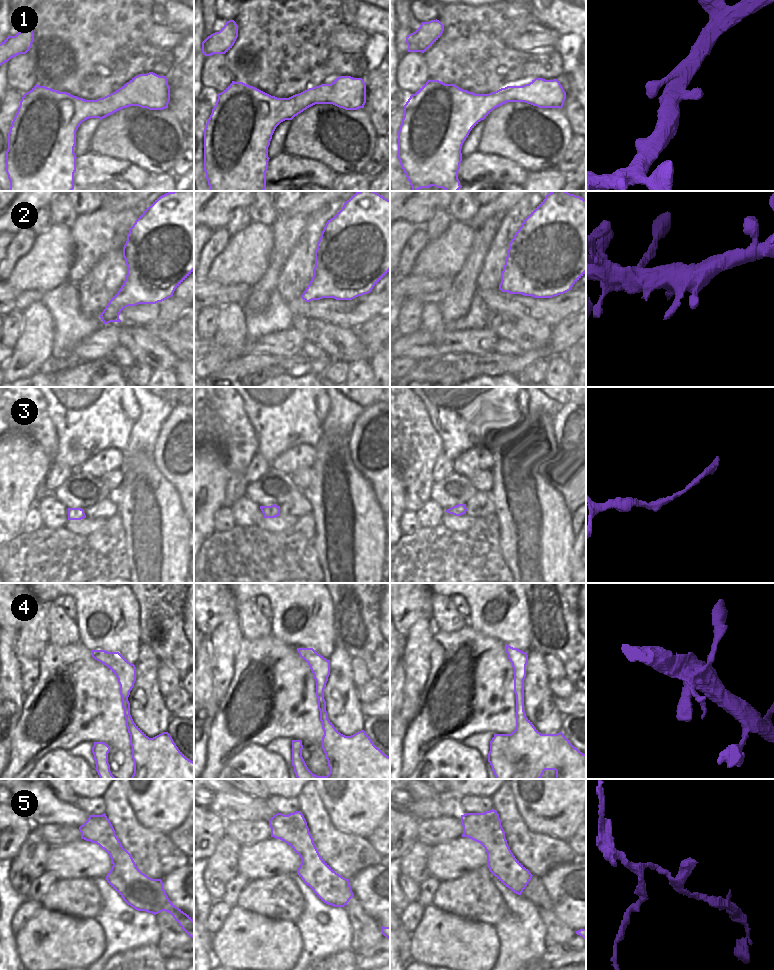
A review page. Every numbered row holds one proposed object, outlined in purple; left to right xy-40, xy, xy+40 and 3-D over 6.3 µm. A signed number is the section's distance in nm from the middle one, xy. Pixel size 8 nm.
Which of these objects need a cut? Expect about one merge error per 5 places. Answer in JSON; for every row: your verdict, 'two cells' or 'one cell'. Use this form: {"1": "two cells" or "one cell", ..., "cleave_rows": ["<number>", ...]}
{"1": "one cell", "2": "one cell", "3": "one cell", "4": "one cell", "5": "one cell", "cleave_rows": []}

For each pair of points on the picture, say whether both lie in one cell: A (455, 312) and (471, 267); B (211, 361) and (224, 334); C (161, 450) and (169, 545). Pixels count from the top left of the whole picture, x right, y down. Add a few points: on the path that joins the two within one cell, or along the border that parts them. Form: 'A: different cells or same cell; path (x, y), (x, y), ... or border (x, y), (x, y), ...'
A: same cell; path (458, 301), (467, 278)
B: same cell; path (218, 354), (220, 352), (220, 345), (224, 341)
C: different cells; border (153, 454), (155, 466), (178, 493)

